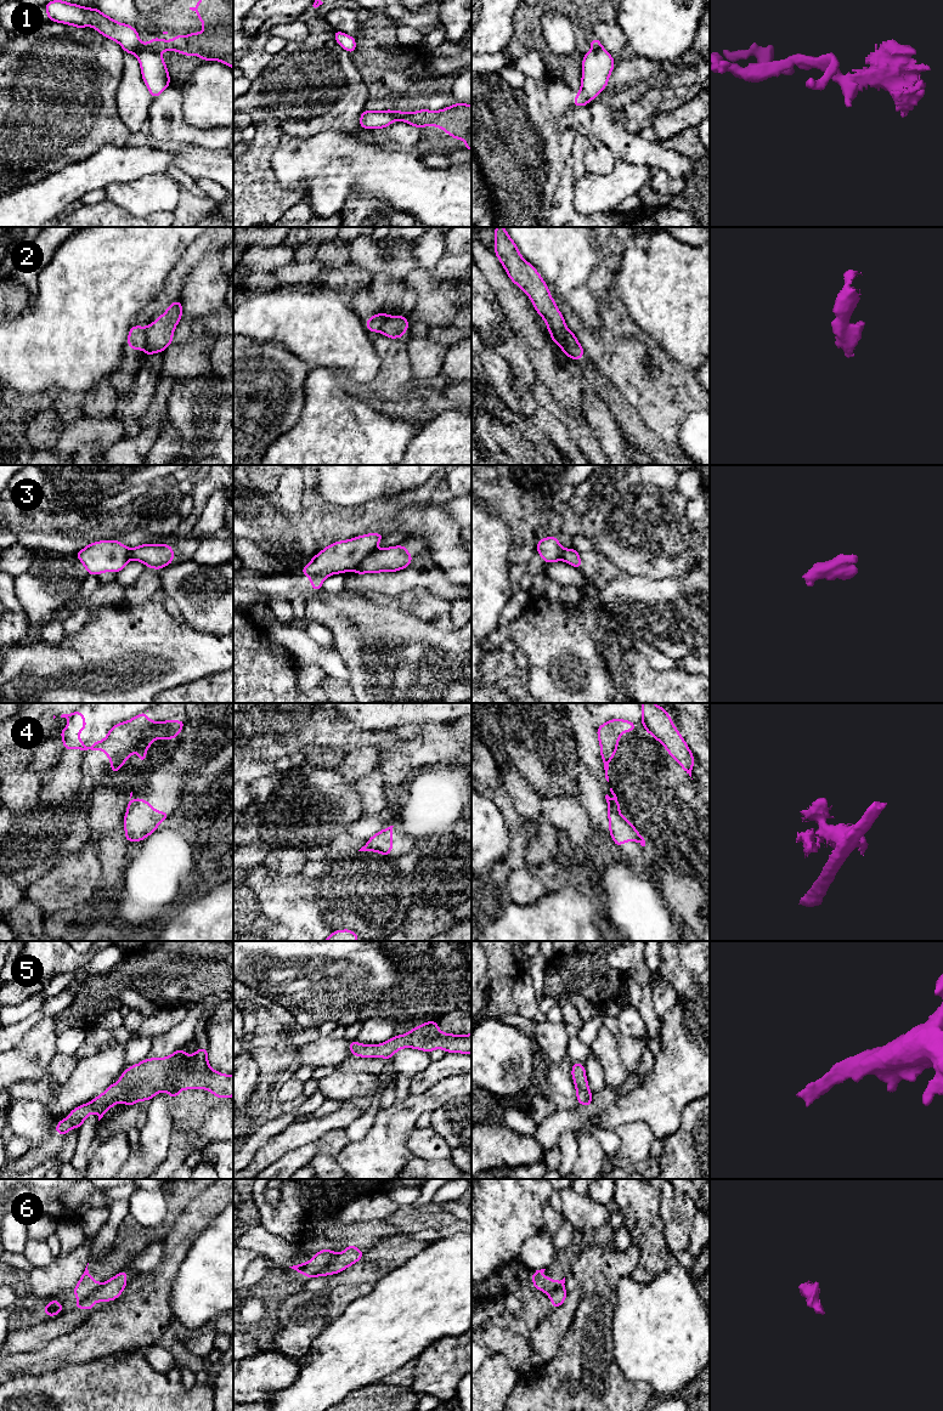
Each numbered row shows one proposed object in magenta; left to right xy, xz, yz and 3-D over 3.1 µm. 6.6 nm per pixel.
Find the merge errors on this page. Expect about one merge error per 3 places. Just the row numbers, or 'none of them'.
1, 2, 3, 4, 6

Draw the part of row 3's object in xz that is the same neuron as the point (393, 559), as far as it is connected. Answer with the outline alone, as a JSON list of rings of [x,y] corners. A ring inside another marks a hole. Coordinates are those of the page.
[[[405,545],[377,549],[368,555],[354,571],[354,574],[396,572],[412,562],[412,555]]]

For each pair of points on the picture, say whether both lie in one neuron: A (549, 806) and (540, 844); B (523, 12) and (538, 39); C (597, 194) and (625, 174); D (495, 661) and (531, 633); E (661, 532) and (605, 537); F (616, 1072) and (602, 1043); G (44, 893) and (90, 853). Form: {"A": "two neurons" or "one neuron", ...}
{"A": "two neurons", "B": "one neuron", "C": "one neuron", "D": "two neurons", "E": "one neuron", "F": "one neuron", "G": "one neuron"}

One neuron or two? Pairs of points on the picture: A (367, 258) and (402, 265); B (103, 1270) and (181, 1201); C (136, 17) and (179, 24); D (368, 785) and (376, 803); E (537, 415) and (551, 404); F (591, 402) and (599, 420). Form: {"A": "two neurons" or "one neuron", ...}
{"A": "one neuron", "B": "one neuron", "C": "two neurons", "D": "one neuron", "E": "two neurons", "F": "one neuron"}

